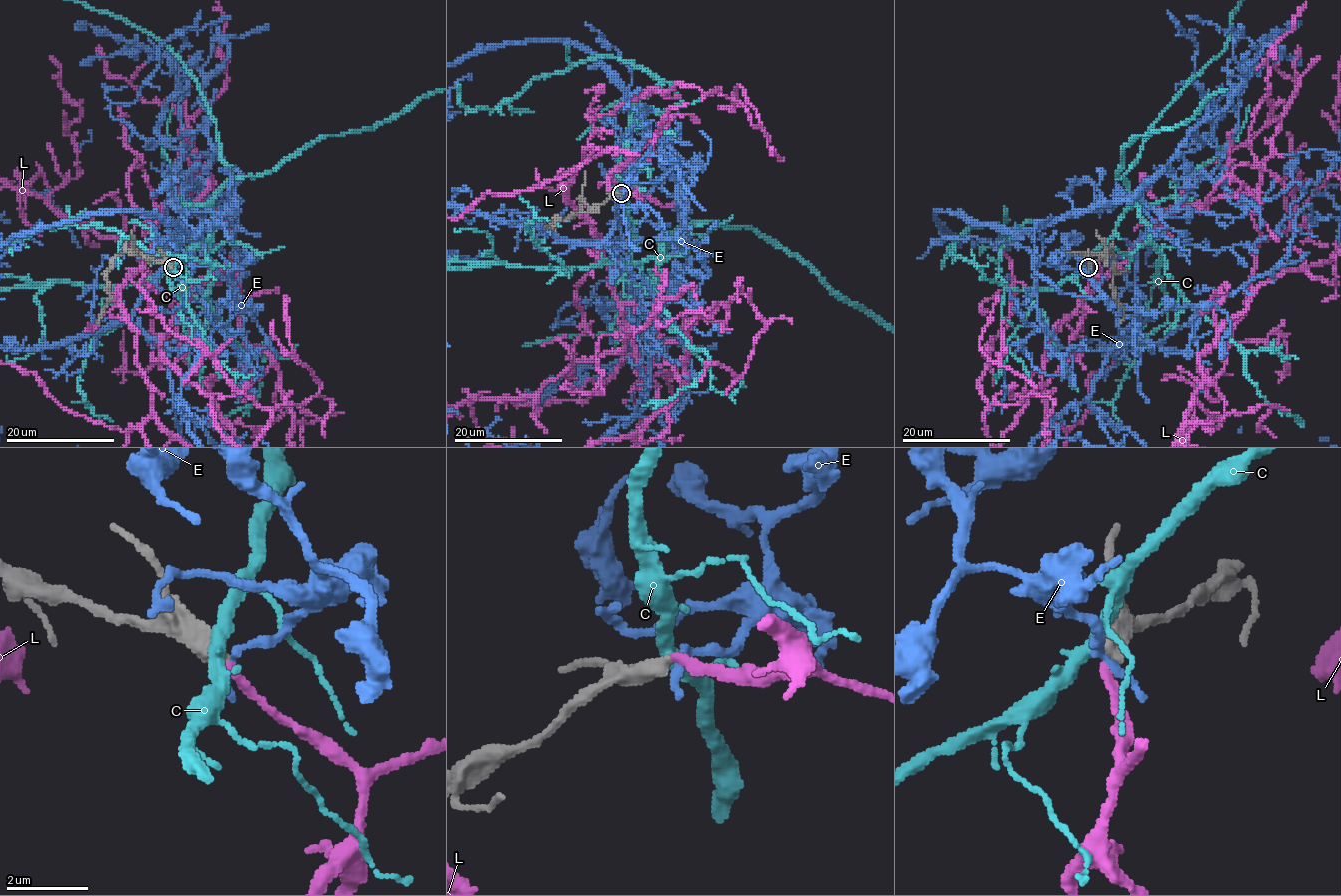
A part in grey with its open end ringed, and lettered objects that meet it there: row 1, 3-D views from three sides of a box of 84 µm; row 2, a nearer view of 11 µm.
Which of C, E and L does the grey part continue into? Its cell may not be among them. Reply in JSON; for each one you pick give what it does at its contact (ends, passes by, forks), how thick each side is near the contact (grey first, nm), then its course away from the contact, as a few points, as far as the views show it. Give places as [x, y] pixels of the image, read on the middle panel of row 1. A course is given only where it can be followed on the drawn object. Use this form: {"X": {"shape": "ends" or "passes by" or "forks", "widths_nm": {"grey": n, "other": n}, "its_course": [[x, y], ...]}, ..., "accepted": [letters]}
{"L": {"shape": "ends", "widths_nm": {"grey": 440, "other": 220}}, "accepted": ["L"]}

